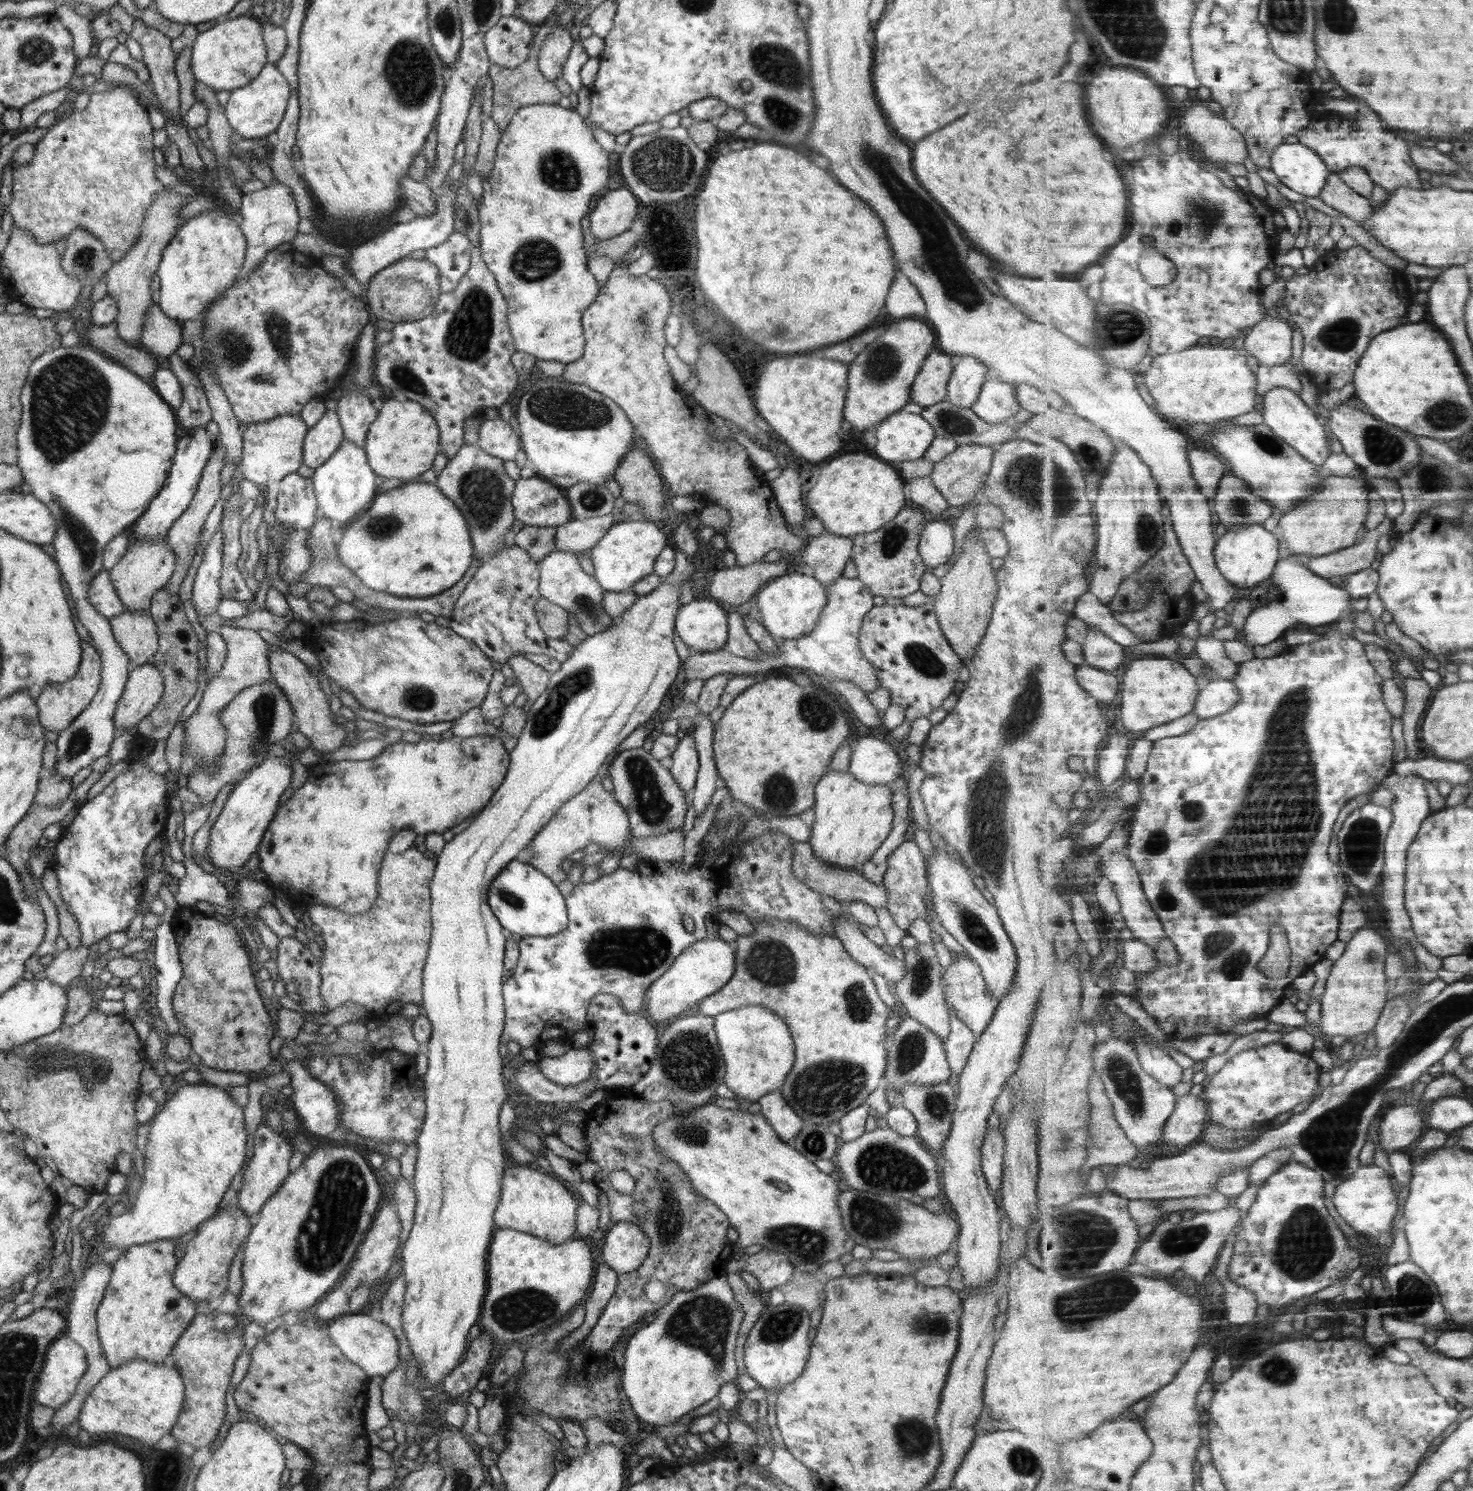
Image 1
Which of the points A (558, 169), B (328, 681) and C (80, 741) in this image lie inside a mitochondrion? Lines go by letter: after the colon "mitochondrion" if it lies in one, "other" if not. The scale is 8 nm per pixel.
A: mitochondrion
B: other
C: mitochondrion

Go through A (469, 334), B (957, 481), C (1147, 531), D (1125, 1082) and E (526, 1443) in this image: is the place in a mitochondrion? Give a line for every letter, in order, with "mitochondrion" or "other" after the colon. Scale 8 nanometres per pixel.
A: mitochondrion
B: other
C: mitochondrion
D: mitochondrion
E: other

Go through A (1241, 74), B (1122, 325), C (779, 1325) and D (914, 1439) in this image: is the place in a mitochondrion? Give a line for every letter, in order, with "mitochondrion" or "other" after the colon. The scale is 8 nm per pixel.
A: other
B: mitochondrion
C: mitochondrion
D: mitochondrion

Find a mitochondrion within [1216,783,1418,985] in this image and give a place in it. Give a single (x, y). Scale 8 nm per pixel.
(1362, 843)

